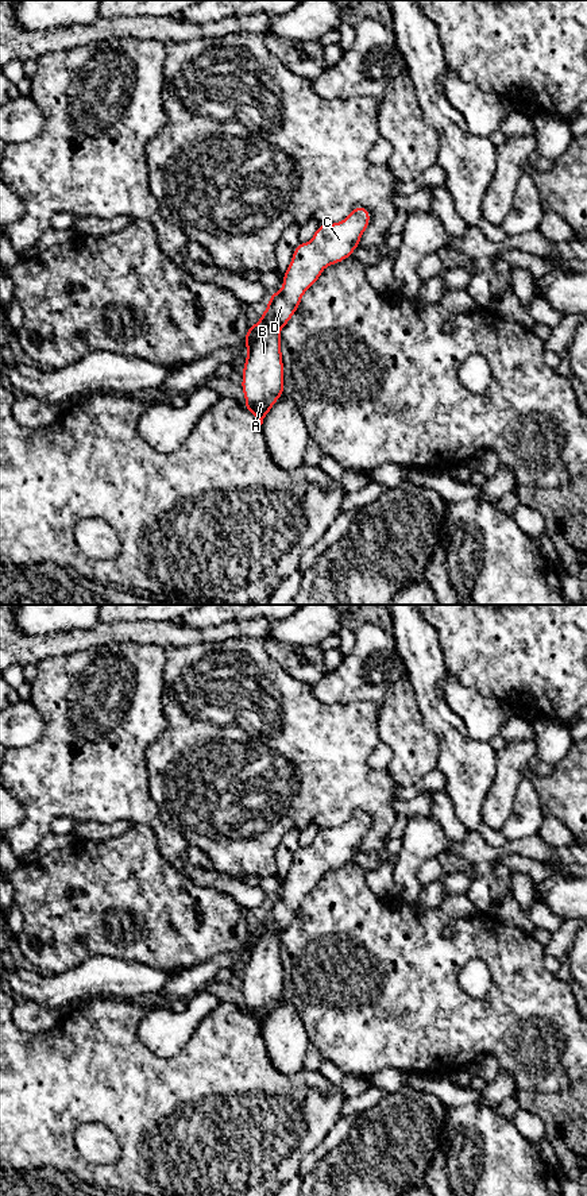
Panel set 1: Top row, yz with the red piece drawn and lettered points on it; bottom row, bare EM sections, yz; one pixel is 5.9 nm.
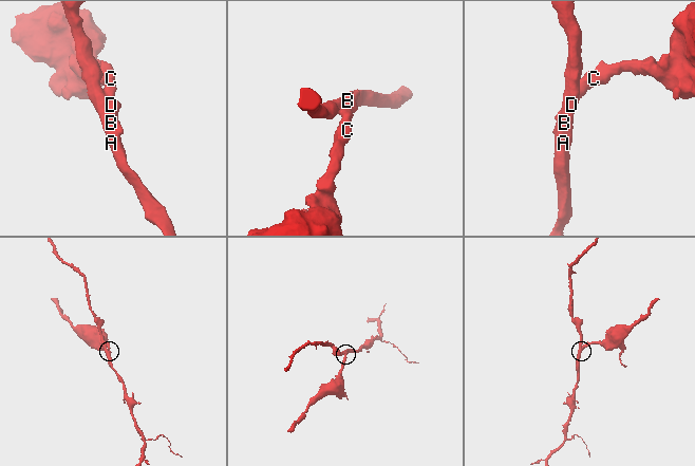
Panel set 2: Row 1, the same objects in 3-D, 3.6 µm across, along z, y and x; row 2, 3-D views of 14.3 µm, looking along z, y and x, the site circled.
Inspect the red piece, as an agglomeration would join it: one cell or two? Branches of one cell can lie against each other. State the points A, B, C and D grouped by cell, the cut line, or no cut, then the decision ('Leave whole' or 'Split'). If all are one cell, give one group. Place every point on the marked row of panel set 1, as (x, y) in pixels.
Groups: A B / C D. Split along yz (281, 325), (270, 323), (247, 347). Split

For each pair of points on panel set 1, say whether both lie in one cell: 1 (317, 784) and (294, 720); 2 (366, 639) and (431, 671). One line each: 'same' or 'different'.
1: same
2: different

